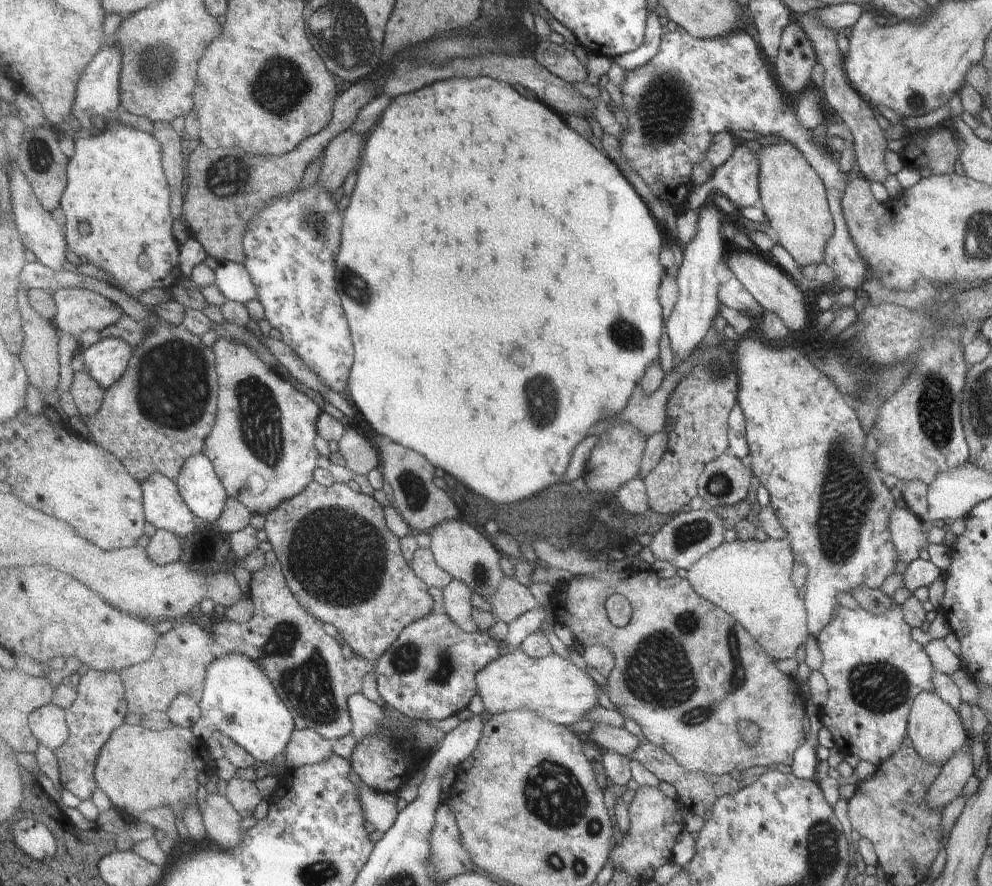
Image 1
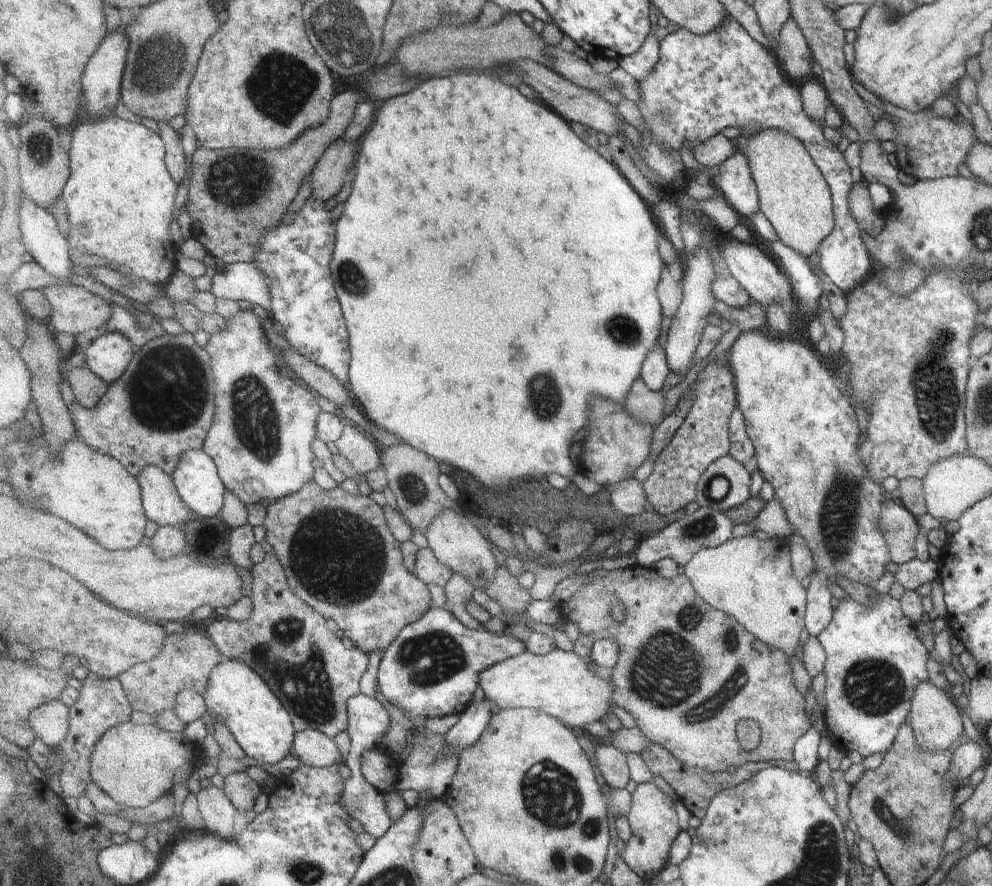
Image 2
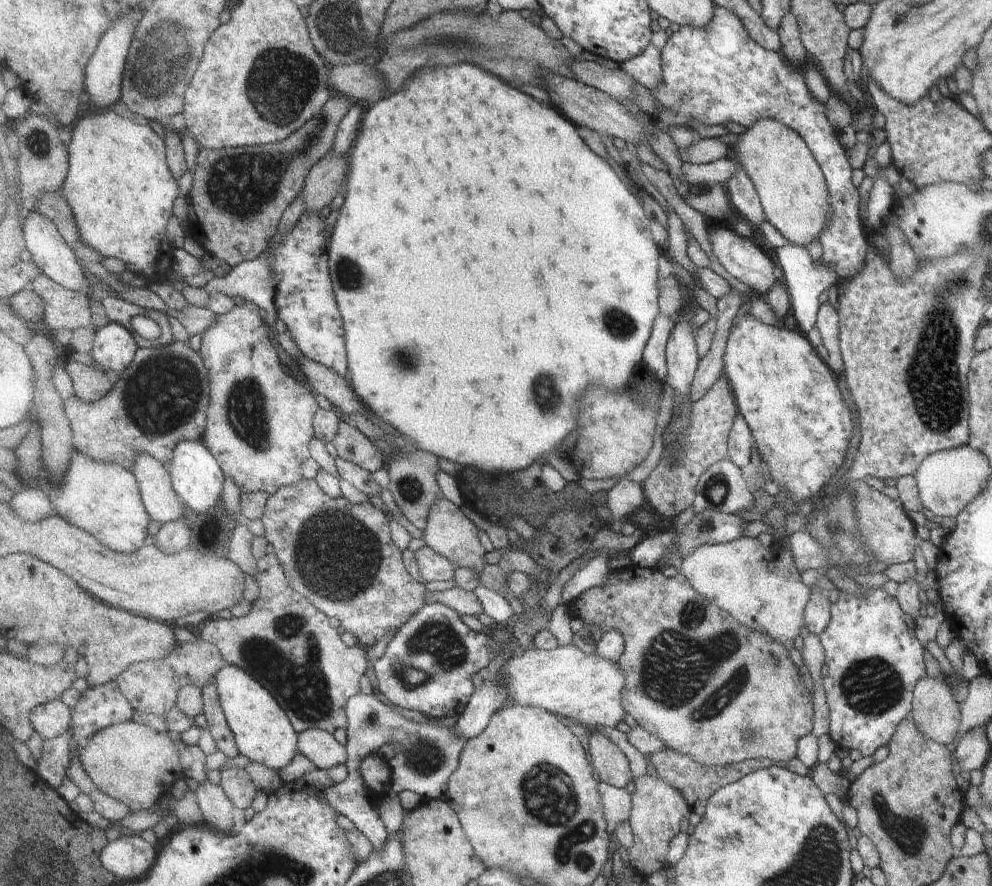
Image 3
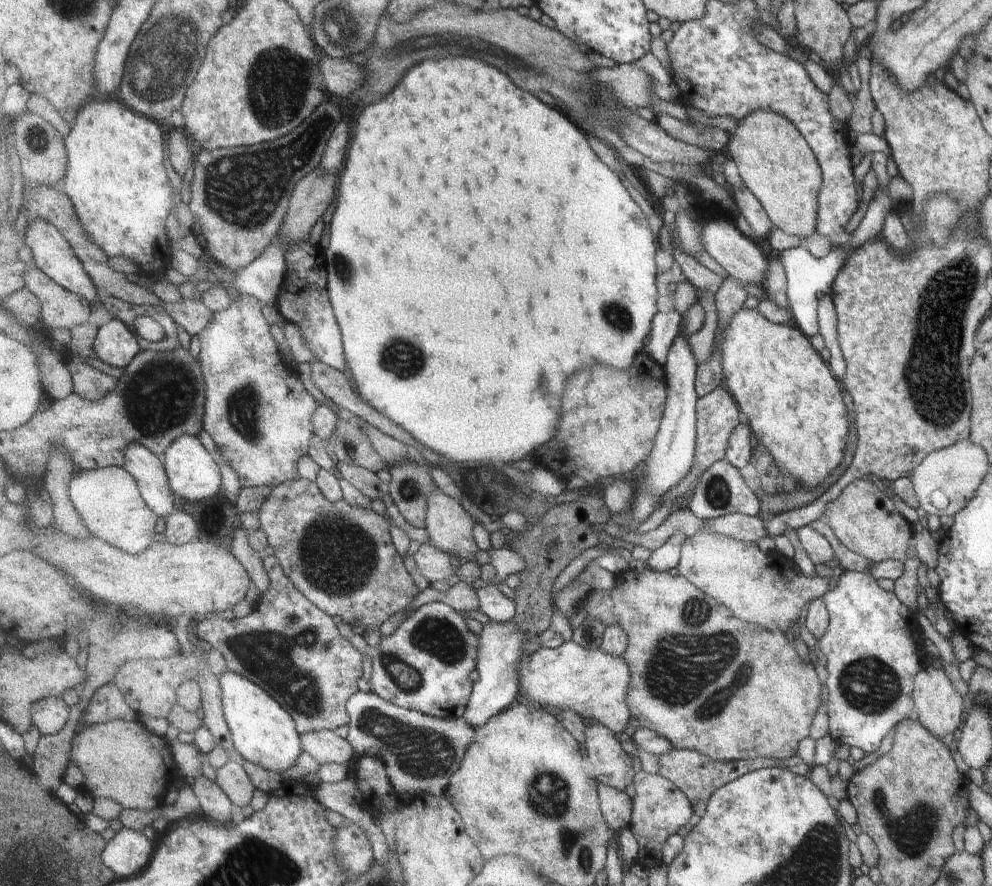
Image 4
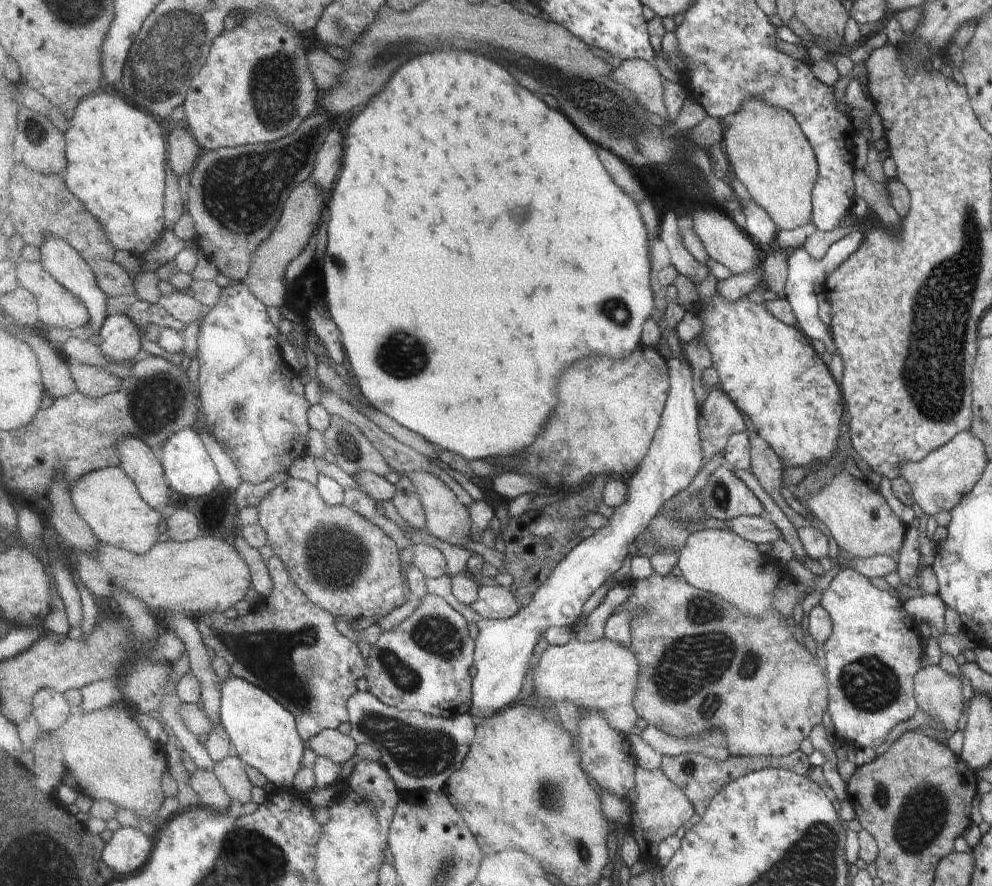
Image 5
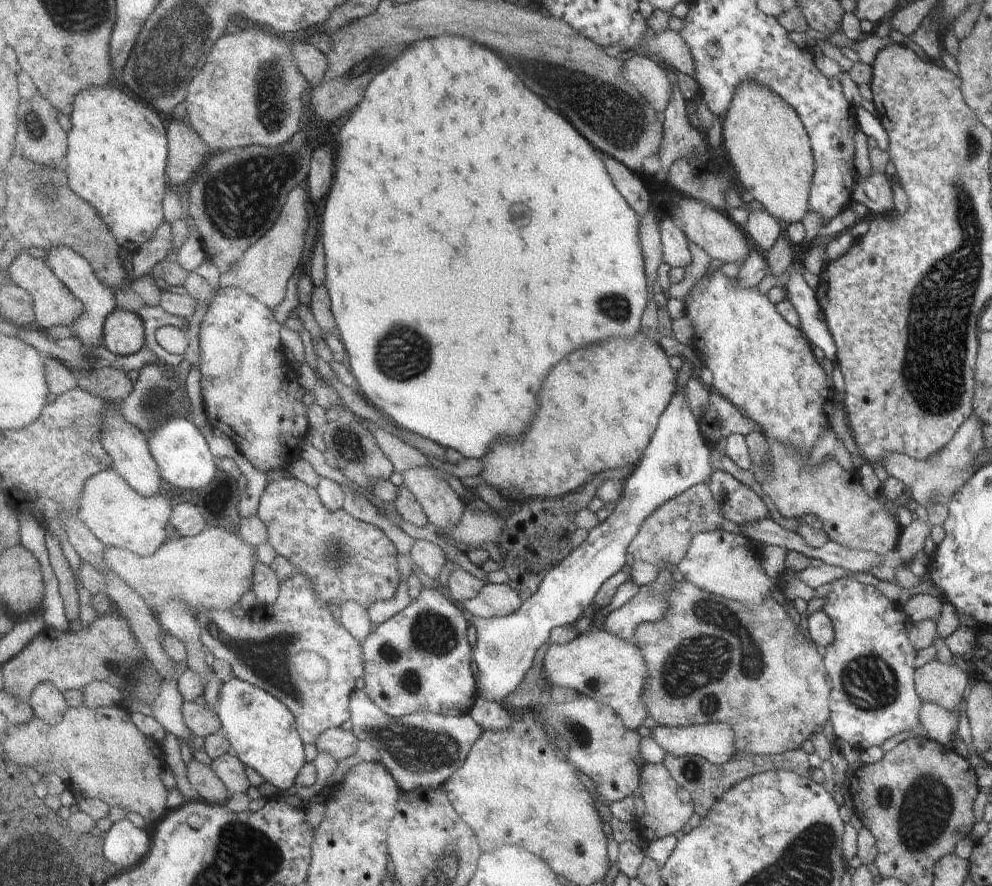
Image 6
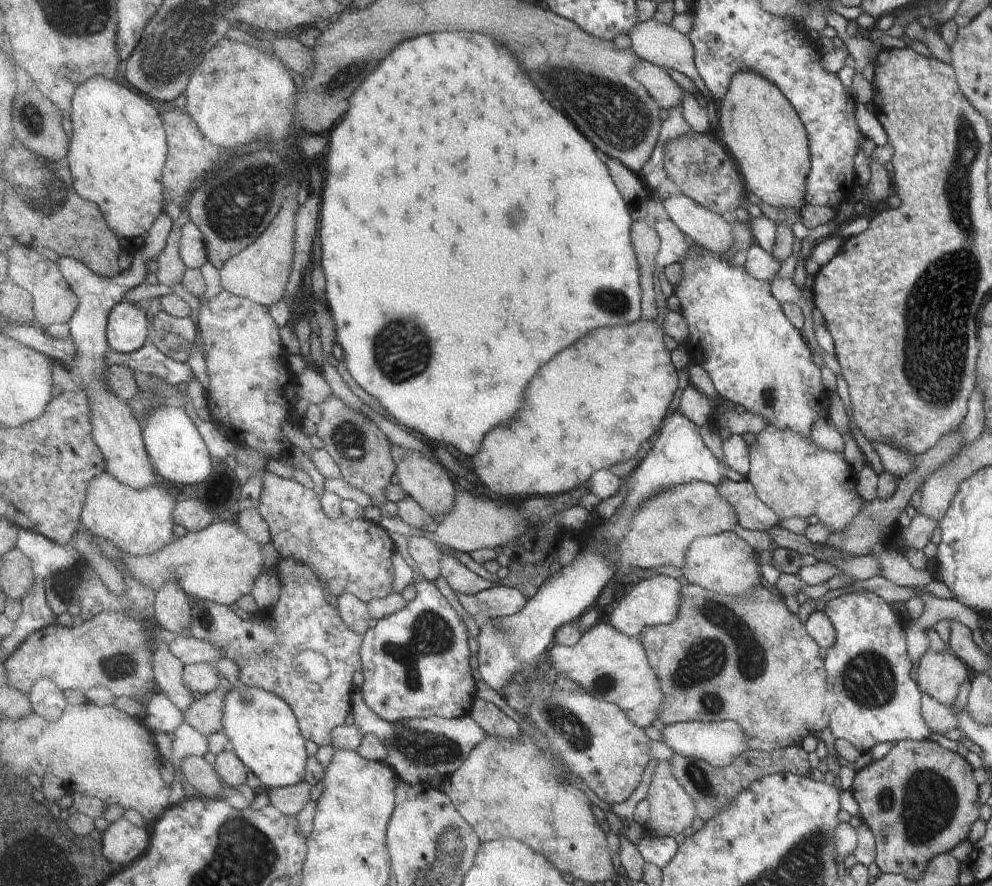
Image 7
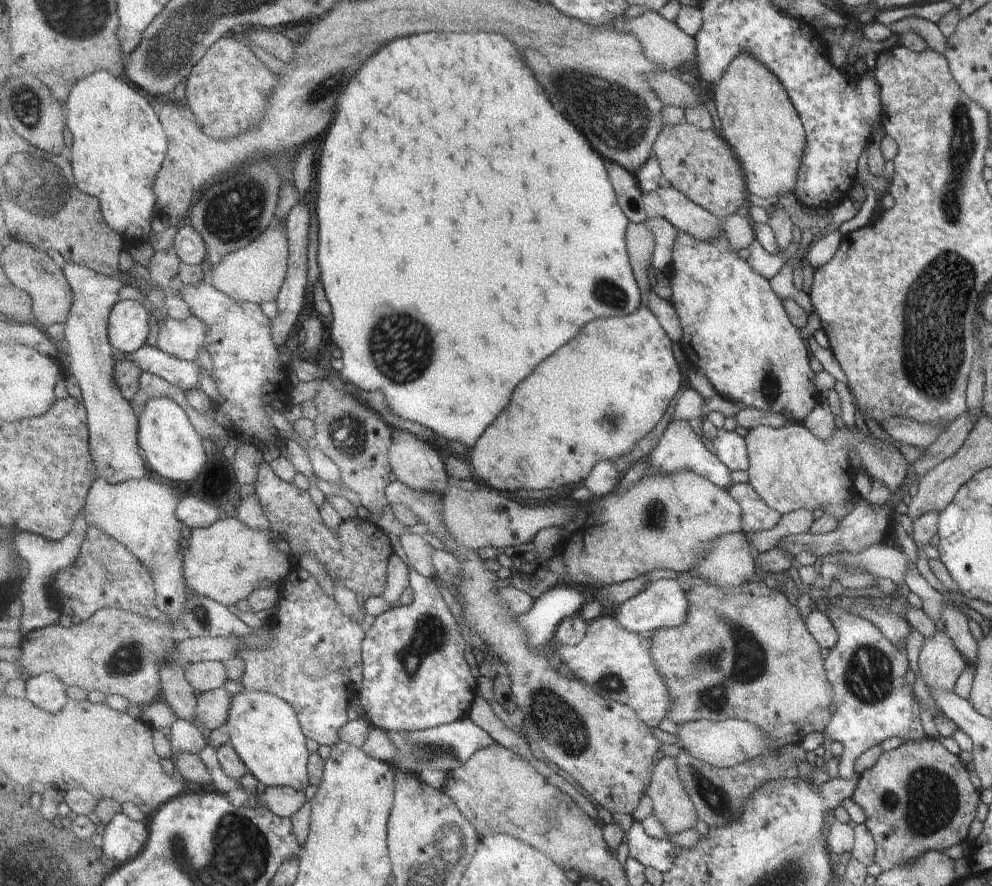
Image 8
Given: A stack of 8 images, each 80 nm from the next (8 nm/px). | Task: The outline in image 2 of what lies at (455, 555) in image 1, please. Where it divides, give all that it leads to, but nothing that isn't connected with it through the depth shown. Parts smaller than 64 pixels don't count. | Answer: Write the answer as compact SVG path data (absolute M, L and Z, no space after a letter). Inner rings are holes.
M443 511L434 518L431 526L424 531L429 547L435 553L440 563L454 570L455 573L464 576L476 589L482 591L496 577L499 563L495 560L495 554L491 552L491 542L488 537L479 532L471 520L457 514L455 511Z

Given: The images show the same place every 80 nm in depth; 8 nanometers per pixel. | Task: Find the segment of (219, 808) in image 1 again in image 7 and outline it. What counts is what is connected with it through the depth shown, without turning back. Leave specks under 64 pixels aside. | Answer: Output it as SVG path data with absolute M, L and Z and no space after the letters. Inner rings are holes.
M191 755L181 762L185 780L191 783L198 791L199 796L205 799L225 799L228 788L221 783L221 778L213 764L204 757Z

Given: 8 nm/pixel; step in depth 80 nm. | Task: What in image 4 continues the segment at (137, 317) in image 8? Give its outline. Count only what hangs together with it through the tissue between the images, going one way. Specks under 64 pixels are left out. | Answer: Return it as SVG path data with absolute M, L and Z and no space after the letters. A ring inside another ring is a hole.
M112 318L103 324L94 339L96 355L108 365L125 368L142 351L139 336L121 320Z

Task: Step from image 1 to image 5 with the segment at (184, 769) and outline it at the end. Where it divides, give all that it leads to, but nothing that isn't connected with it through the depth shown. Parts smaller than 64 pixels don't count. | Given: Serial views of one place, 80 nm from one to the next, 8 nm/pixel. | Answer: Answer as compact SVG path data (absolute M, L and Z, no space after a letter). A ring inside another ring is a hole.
M117 705L113 706L113 708L105 708L105 710L98 710L93 712L93 714L87 714L83 712L83 710L79 710L77 712L73 712L69 717L69 720L58 730L52 731L51 733L45 733L42 730L42 734L38 739L38 742L43 737L55 737L62 746L64 750L64 759L66 769L72 774L76 783L75 788L79 790L79 792L85 793L87 796L90 796L94 800L110 800L113 801L113 804L116 804L121 809L129 809L138 812L141 816L147 818L147 820L151 820L153 822L155 816L157 816L157 812L161 810L161 806L163 806L163 802L165 802L165 792L163 792L163 776L165 776L165 772L169 770L168 756L167 751L164 749L164 745L162 745L159 741L151 740L149 736L147 736L147 732L135 722L133 719L133 712L129 709L122 709L121 707L117 708Z

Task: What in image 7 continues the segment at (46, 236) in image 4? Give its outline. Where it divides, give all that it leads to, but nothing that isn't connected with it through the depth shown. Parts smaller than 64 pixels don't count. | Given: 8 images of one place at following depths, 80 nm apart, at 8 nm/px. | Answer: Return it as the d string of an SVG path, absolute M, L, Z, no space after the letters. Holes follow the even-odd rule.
M167 213L160 214L156 224L150 230L145 246L134 254L131 267L116 277L105 278L98 275L87 263L73 255L59 256L56 262L61 274L67 279L69 286L80 300L80 308L68 322L70 338L74 340L78 352L76 366L72 371L90 398L94 439L106 458L107 471L135 490L148 489L157 484L156 468L153 466L144 441L143 422L135 418L129 404L120 399L106 385L104 374L109 368L106 363L106 354L111 349L107 338L107 325L109 315L119 303L125 300L127 290L152 279L147 262L153 258L157 260L165 250L168 238L174 233L173 221Z

